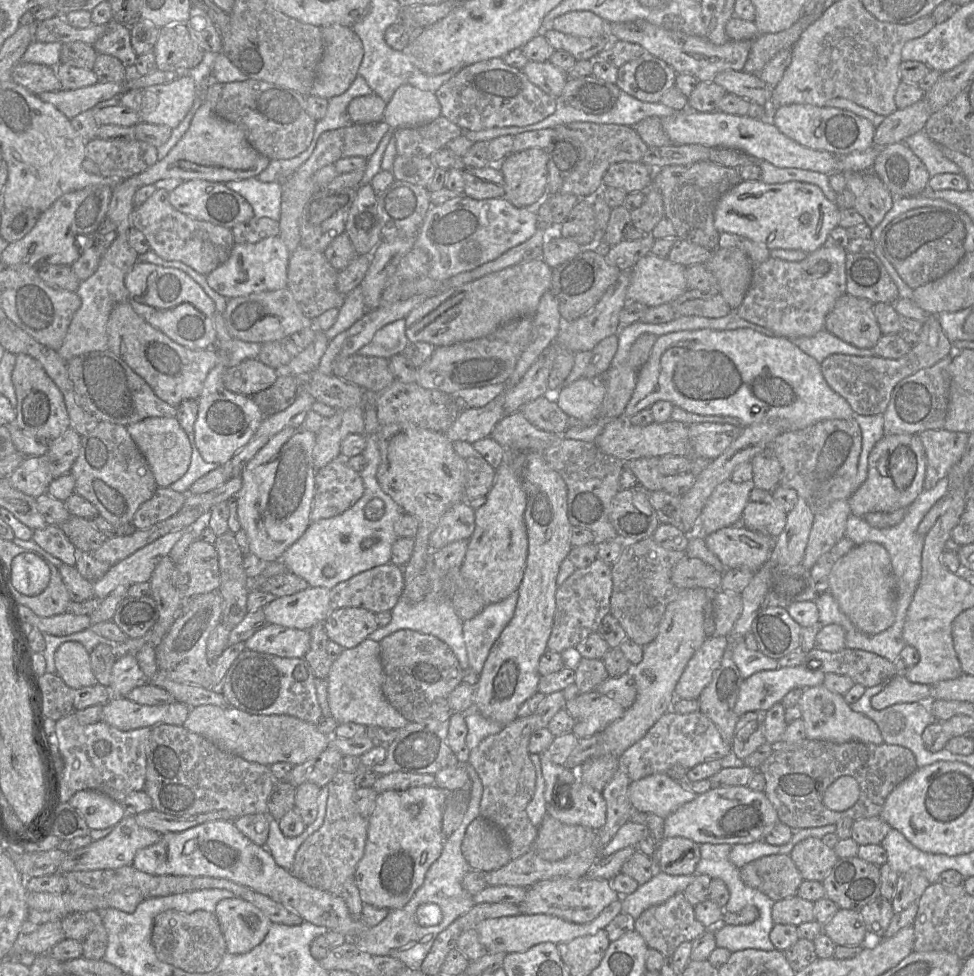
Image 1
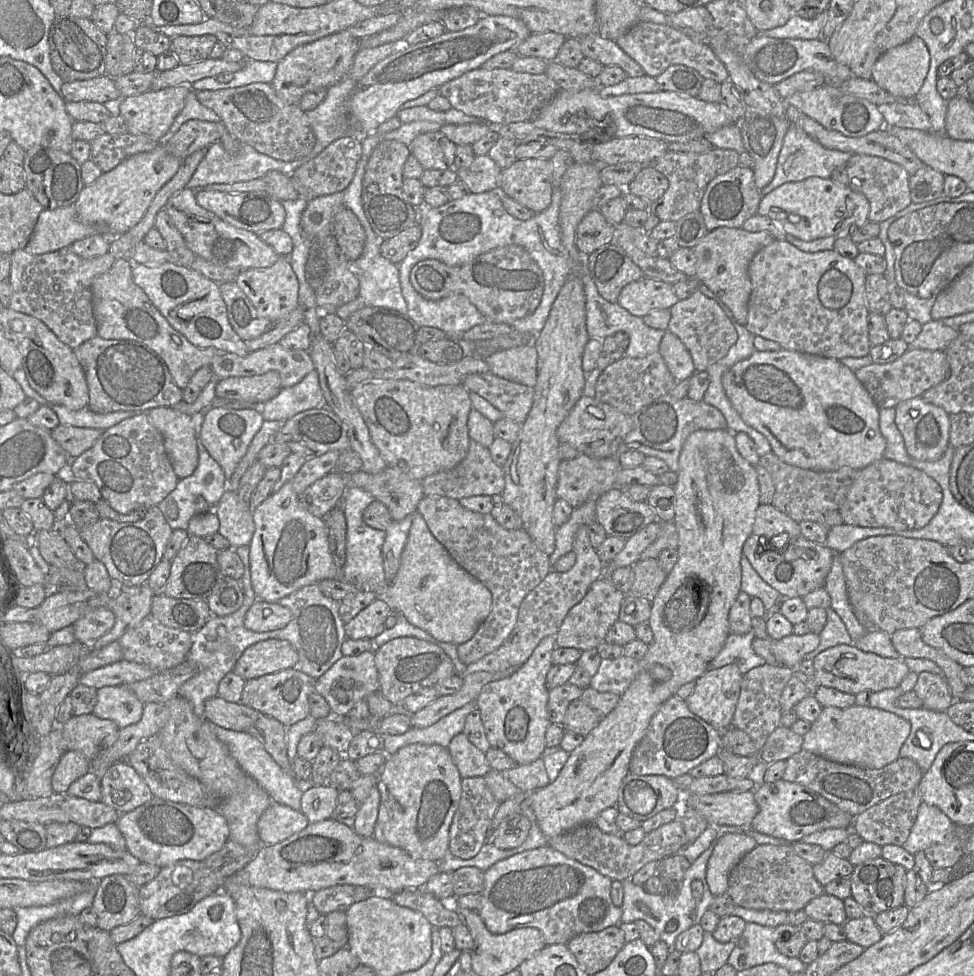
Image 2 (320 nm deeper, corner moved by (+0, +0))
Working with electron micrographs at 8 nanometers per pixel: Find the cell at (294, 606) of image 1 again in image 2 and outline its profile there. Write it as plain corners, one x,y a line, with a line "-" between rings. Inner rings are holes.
256,600
245,614
244,625
255,632
267,632
285,627
292,619
291,611
276,603

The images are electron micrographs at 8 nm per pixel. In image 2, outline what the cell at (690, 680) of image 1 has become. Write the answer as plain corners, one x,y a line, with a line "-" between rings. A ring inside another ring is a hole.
736,664
707,670
695,680
692,694
685,700
689,710
719,733
732,727
743,674

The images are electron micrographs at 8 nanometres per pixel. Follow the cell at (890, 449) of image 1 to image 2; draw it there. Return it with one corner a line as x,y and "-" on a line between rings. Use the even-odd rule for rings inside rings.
917,396
900,402
895,407
895,424
900,431
909,456
918,461
934,461
940,458
949,444
949,414
942,408

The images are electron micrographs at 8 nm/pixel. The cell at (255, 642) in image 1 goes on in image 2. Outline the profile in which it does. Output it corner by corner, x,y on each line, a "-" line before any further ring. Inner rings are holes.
271,638
246,648
232,671
248,680
298,667
298,660
298,653
289,641

